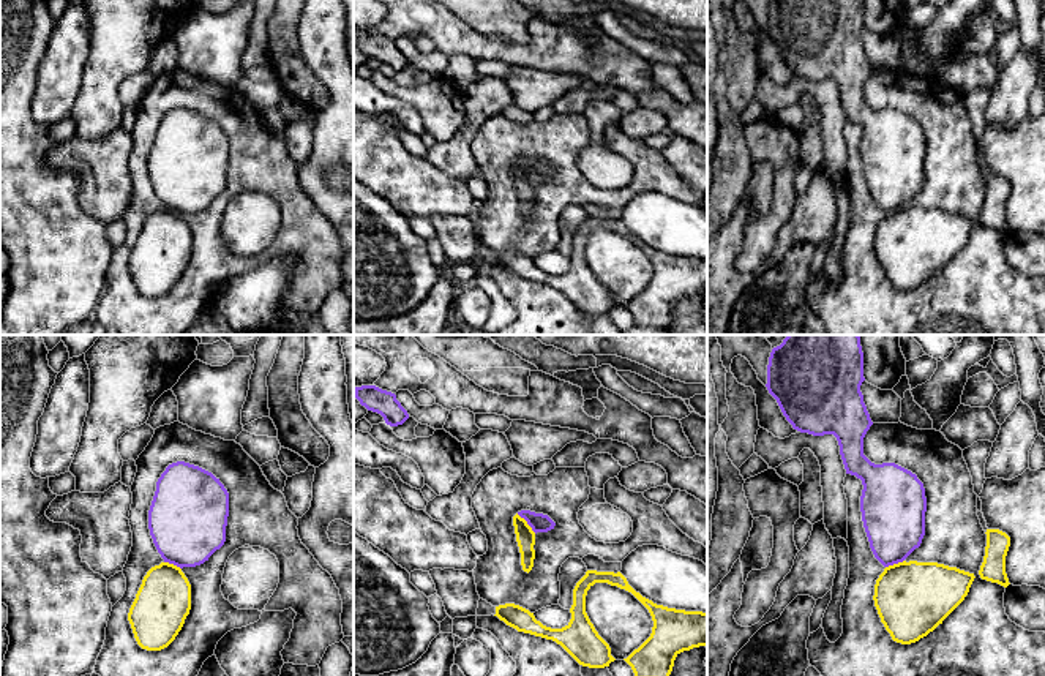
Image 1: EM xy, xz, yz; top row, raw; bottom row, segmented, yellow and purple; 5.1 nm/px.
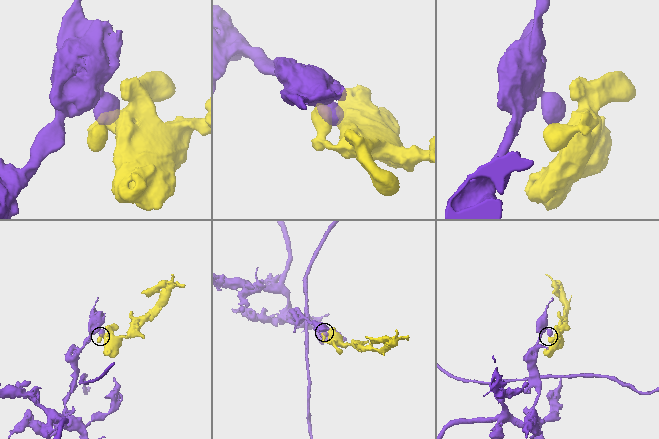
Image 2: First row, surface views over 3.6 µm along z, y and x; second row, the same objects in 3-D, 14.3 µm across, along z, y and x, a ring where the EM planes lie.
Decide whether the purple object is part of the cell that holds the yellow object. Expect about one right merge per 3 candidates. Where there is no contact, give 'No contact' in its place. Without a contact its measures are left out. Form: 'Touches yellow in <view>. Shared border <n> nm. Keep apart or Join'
Touches yellow in xz. Shared border 140 nm. Keep apart

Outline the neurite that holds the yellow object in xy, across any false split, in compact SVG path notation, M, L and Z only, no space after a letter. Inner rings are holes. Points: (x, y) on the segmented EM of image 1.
M161 562L142 580L128 621L142 649L161 651L182 630L191 610L191 584L180 567Z

